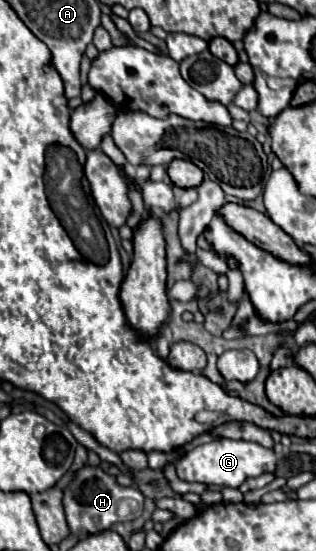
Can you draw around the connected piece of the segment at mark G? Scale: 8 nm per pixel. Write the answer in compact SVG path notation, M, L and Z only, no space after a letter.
M219 438L219 440L207 442L203 446L197 446L175 462L177 476L181 480L215 484L215 486L221 486L221 488L227 488L227 486L229 488L239 488L251 476L261 476L265 472L275 472L275 466L277 466L277 458L275 458L273 450L263 448L257 442L227 440L227 438Z

